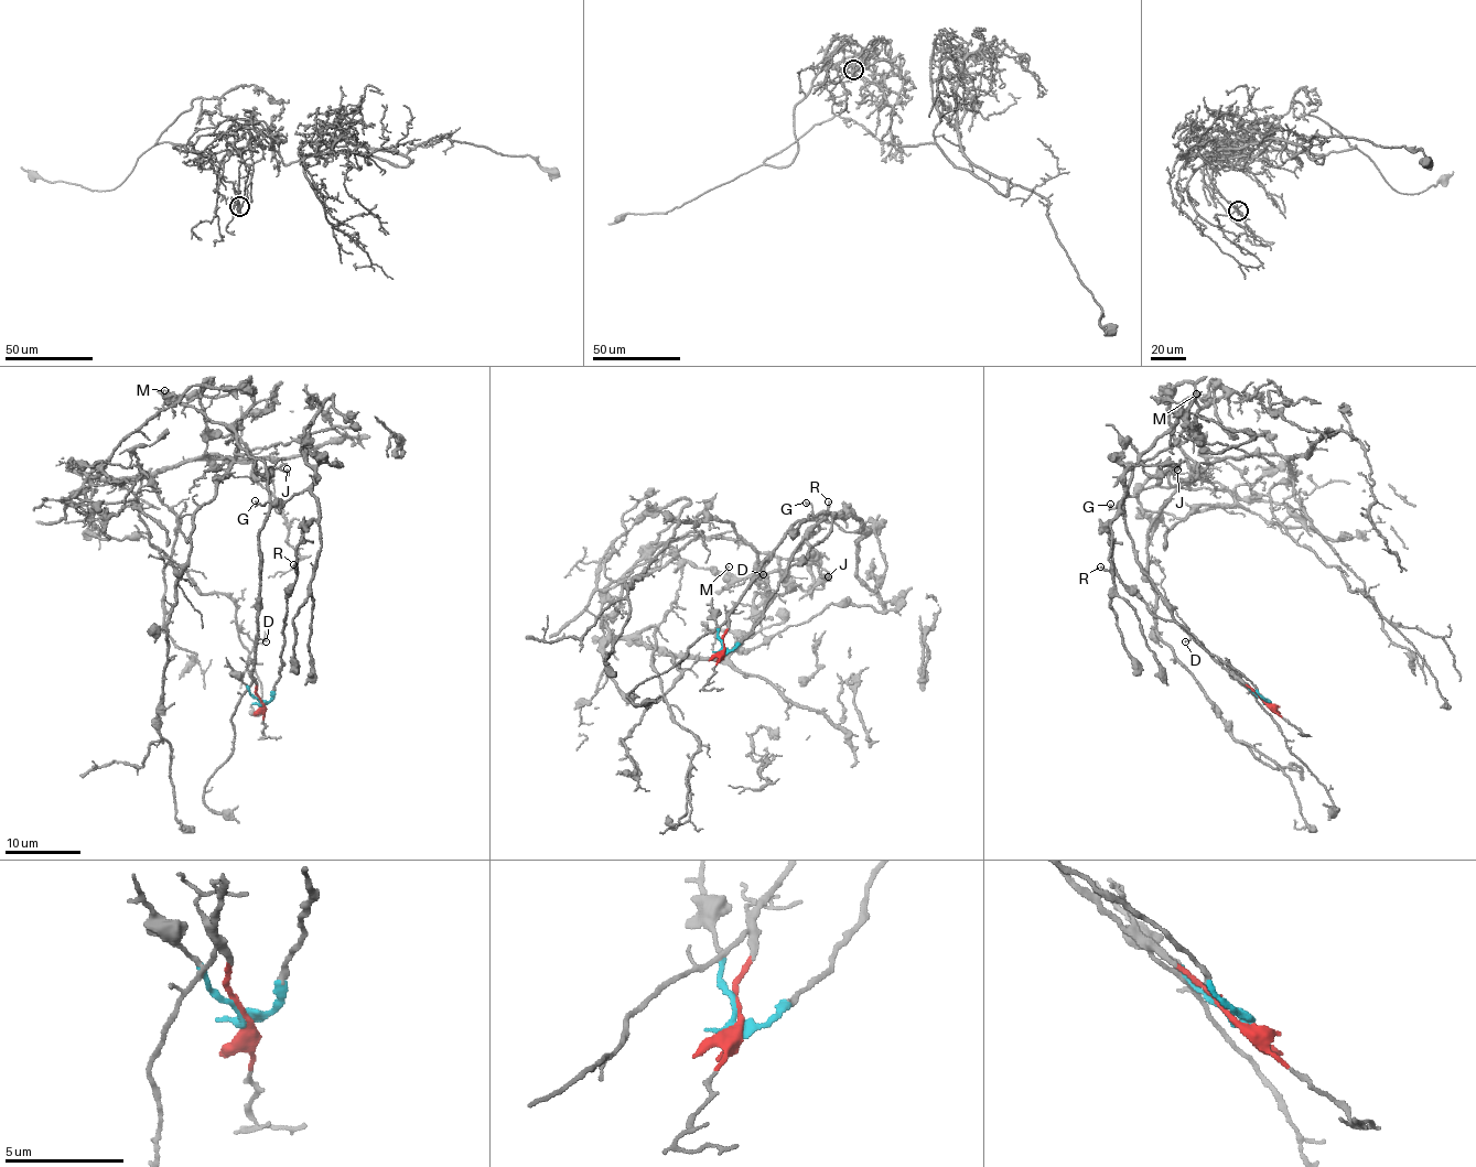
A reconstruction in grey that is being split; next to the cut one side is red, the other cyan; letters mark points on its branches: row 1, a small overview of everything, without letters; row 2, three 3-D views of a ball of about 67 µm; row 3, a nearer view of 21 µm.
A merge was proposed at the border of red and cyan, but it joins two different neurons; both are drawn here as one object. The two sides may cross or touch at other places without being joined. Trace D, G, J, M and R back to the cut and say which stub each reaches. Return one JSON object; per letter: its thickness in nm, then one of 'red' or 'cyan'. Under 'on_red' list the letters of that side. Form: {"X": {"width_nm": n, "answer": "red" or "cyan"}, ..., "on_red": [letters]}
{"D": {"width_nm": 100, "answer": "red"}, "G": {"width_nm": 180, "answer": "red"}, "J": {"width_nm": 120, "answer": "red"}, "M": {"width_nm": 140, "answer": "red"}, "R": {"width_nm": 180, "answer": "cyan"}, "on_red": ["D", "G", "J", "M"]}

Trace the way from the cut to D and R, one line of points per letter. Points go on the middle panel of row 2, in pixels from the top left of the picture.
D: (722, 647), (730, 608), (747, 584), (763, 573)
R: (722, 646), (730, 649), (753, 630), (763, 605), (785, 575), (793, 553), (801, 539), (822, 518), (828, 501)

